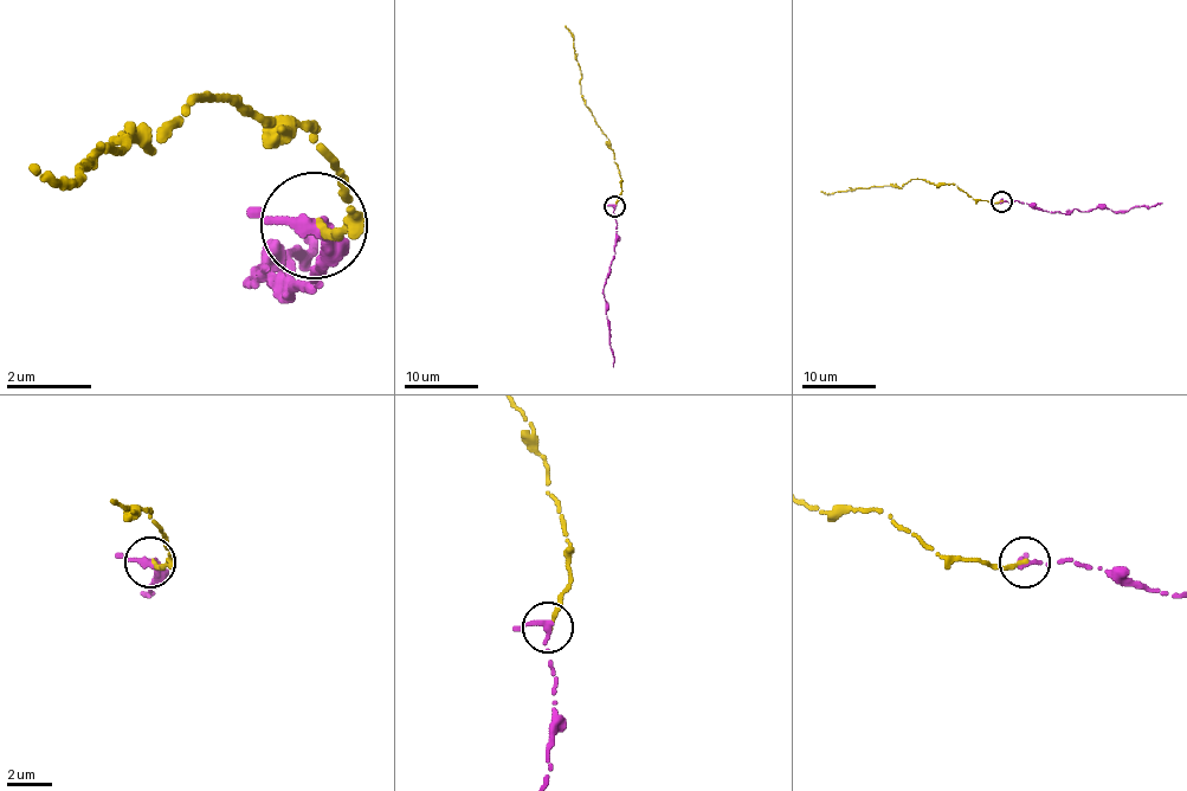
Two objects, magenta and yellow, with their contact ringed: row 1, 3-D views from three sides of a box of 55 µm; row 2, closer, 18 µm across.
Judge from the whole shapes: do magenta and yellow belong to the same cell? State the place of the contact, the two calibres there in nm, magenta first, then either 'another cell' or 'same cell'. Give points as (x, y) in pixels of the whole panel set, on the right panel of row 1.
place (1001, 201); calibres 380 and 220 nm; same cell

